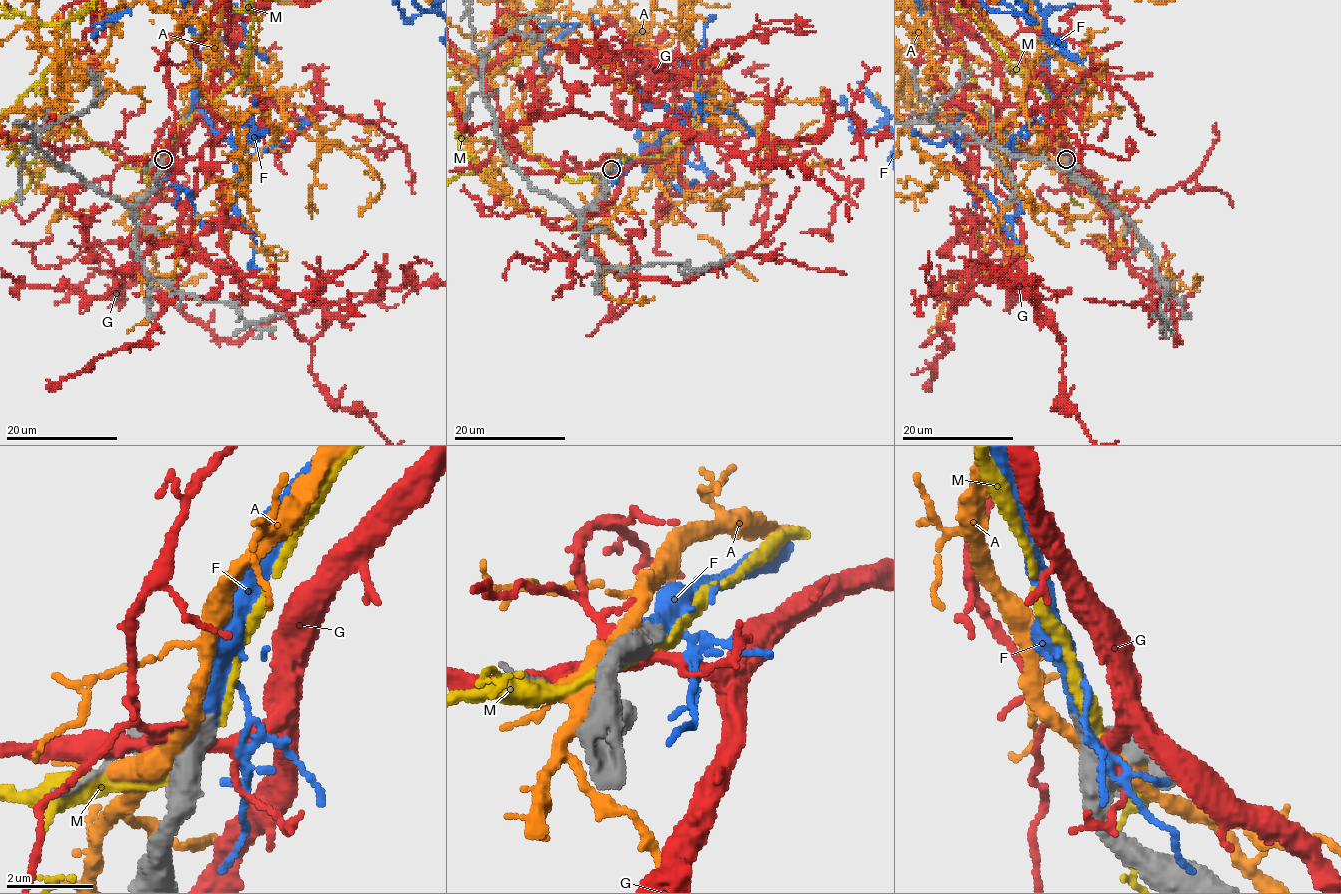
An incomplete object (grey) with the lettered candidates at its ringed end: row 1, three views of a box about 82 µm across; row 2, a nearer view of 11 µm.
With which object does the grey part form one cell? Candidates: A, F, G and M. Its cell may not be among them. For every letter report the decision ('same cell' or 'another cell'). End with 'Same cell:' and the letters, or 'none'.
A: another cell
F: same cell
G: another cell
M: another cell
Same cell: F

